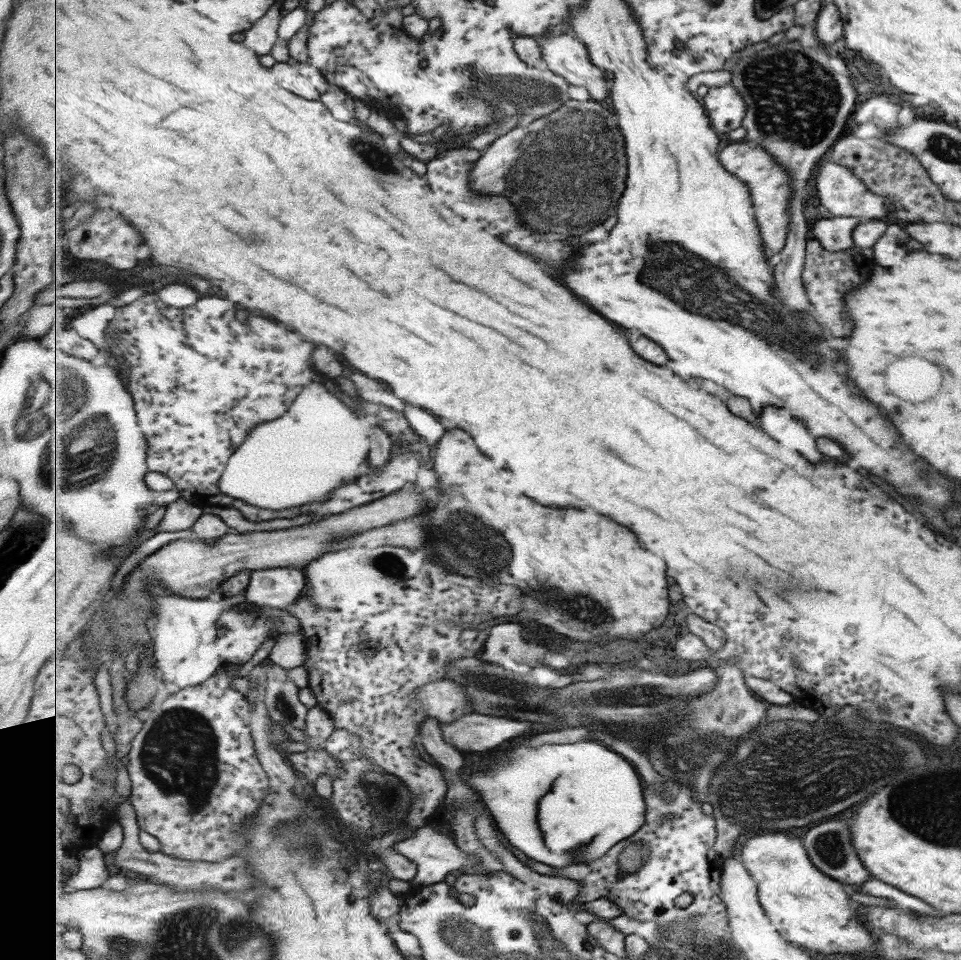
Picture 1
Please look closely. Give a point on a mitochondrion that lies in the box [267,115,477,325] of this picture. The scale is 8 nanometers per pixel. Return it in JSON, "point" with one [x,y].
{"point":[374,159]}

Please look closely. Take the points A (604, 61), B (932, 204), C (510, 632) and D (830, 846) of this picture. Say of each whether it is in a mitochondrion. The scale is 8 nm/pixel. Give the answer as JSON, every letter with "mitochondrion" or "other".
{"A":"other","B":"other","C":"other","D":"mitochondrion"}

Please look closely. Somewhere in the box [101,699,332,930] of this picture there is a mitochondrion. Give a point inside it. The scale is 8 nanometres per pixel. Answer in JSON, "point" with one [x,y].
{"point":[178,753]}

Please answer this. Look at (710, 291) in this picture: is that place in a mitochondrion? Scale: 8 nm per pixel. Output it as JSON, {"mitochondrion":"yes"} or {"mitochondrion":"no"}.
{"mitochondrion":"yes"}

